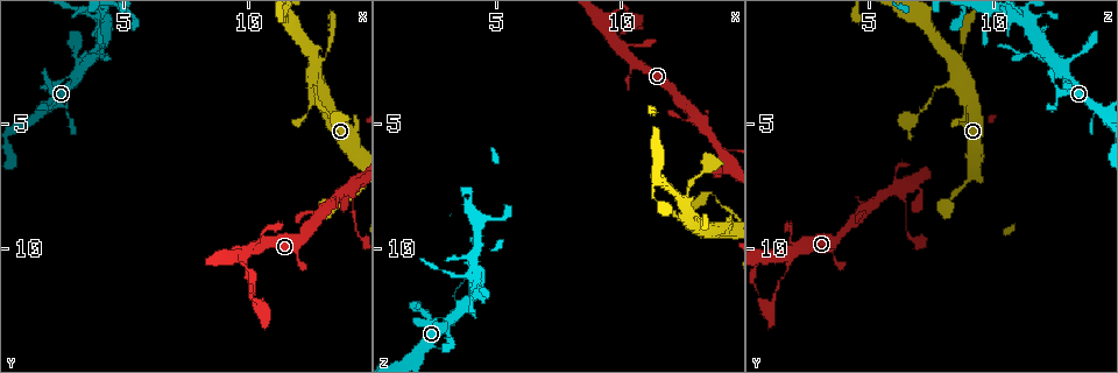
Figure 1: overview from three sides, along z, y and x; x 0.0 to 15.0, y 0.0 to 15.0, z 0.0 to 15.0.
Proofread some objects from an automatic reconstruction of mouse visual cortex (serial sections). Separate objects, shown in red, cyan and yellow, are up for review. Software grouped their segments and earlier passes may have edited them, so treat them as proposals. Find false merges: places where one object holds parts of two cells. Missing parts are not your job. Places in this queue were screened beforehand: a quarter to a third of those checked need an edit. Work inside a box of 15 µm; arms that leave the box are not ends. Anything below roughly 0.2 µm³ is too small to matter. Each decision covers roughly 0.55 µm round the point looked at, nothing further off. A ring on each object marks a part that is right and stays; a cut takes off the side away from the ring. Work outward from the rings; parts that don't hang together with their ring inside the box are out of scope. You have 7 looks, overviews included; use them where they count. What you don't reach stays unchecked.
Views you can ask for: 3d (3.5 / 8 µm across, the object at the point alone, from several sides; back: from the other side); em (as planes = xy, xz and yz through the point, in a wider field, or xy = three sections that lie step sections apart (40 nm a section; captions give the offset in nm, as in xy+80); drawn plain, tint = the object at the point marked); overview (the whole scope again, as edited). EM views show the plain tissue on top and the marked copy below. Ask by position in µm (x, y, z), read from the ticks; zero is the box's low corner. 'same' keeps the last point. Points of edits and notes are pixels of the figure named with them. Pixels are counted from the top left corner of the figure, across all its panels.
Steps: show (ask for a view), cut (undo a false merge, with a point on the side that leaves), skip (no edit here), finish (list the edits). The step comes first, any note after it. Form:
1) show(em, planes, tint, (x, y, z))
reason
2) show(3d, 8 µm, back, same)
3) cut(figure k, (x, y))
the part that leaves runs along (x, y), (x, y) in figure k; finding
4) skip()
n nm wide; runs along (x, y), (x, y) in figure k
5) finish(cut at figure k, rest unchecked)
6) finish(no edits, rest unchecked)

show(3d, 3.5 µm, (9.8, 10.6, 1.8))

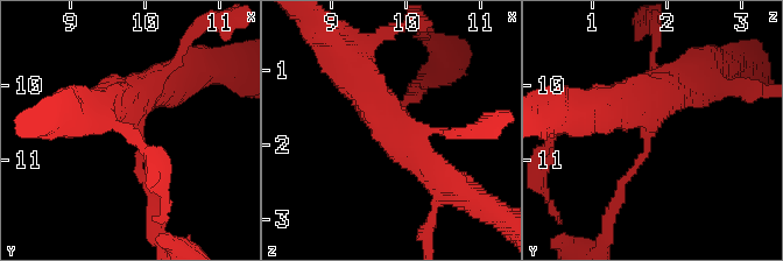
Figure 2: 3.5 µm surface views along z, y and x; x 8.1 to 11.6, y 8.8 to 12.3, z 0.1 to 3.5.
show(em, planes, tint, (9.85, 10.50, 1.70))
need the tissue

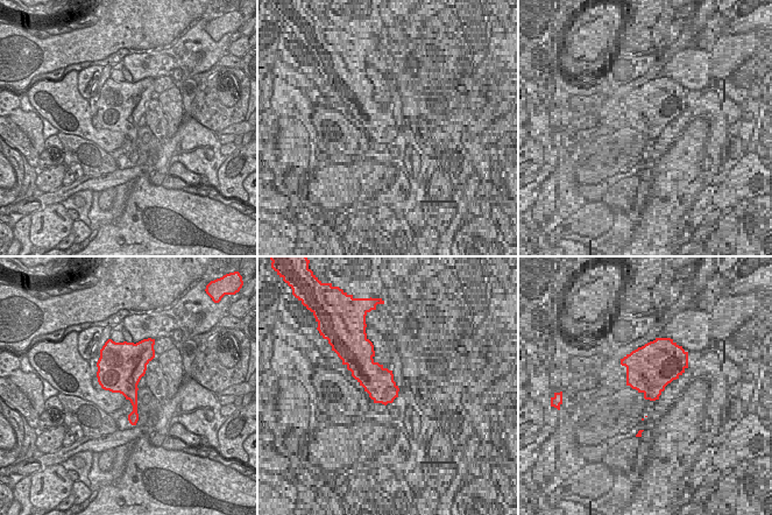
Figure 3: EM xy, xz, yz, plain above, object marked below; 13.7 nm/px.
skip()
600 nm wide; runs along (443, 182), (403, 147), (353, 65) in figure 2; continuous, no second cell

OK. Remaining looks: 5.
show(3d, 3.5 µm, (14.2, 7.7, 6.3))
small branch off a trunk

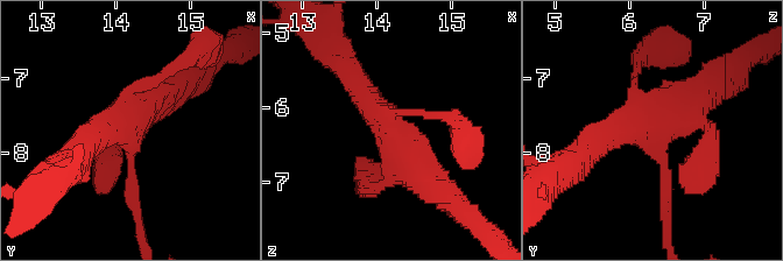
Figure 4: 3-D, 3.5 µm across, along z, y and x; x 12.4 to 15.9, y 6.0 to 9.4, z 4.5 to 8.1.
show(em, xy, step 1, tint, (14.20, 7.70, 6.25))

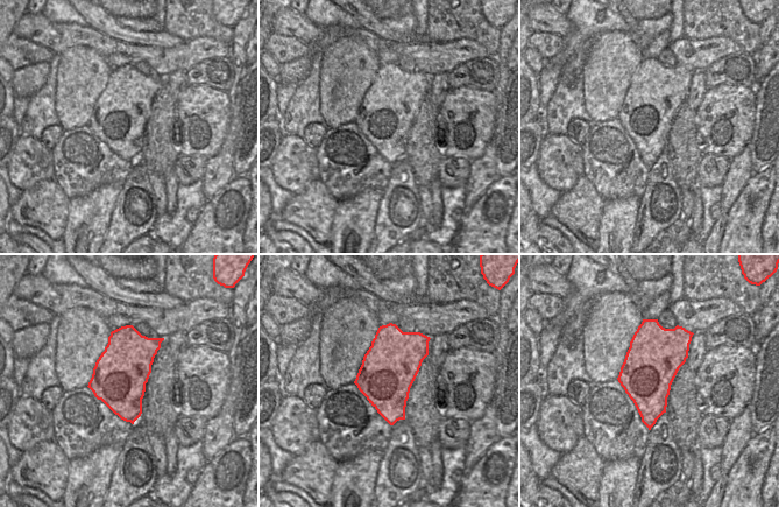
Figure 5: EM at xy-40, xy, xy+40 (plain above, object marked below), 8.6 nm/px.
skip()
runs along (347, 70), (397, 148), (429, 181) in figure 4; one cell here

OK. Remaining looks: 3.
show(3d, 3.5 µm, (1.7, 4.5, 14.4))
arms part here

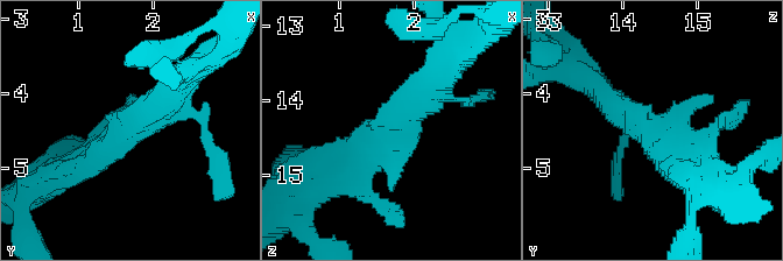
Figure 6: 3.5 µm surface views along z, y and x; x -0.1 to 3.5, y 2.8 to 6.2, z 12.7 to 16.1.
show(em, xy, step 5, tint, (1.65, 4.50, 14.35))
3 arms; arms of 200, 350, 400 nm; need the tissue

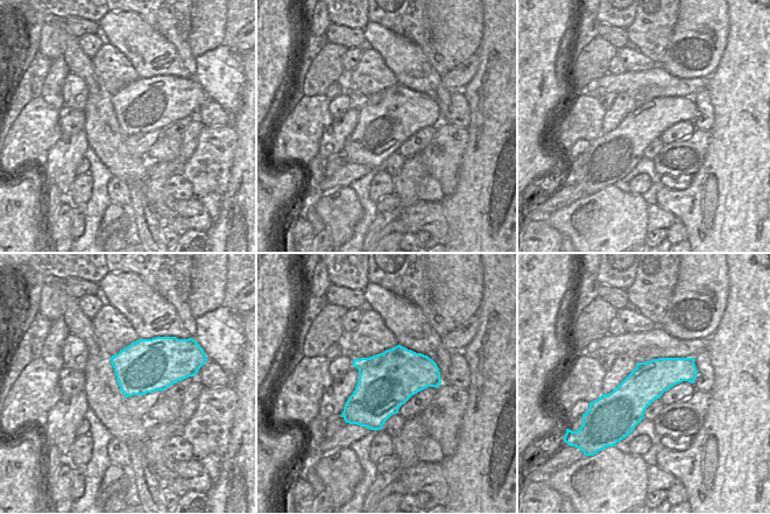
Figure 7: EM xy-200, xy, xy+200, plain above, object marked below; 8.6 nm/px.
skip()
480 nm wide; runs along (435, 78), (381, 132), (331, 164) in figure 6; continuous, no second cell

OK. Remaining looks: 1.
finish(no edits, rest unchecked)

